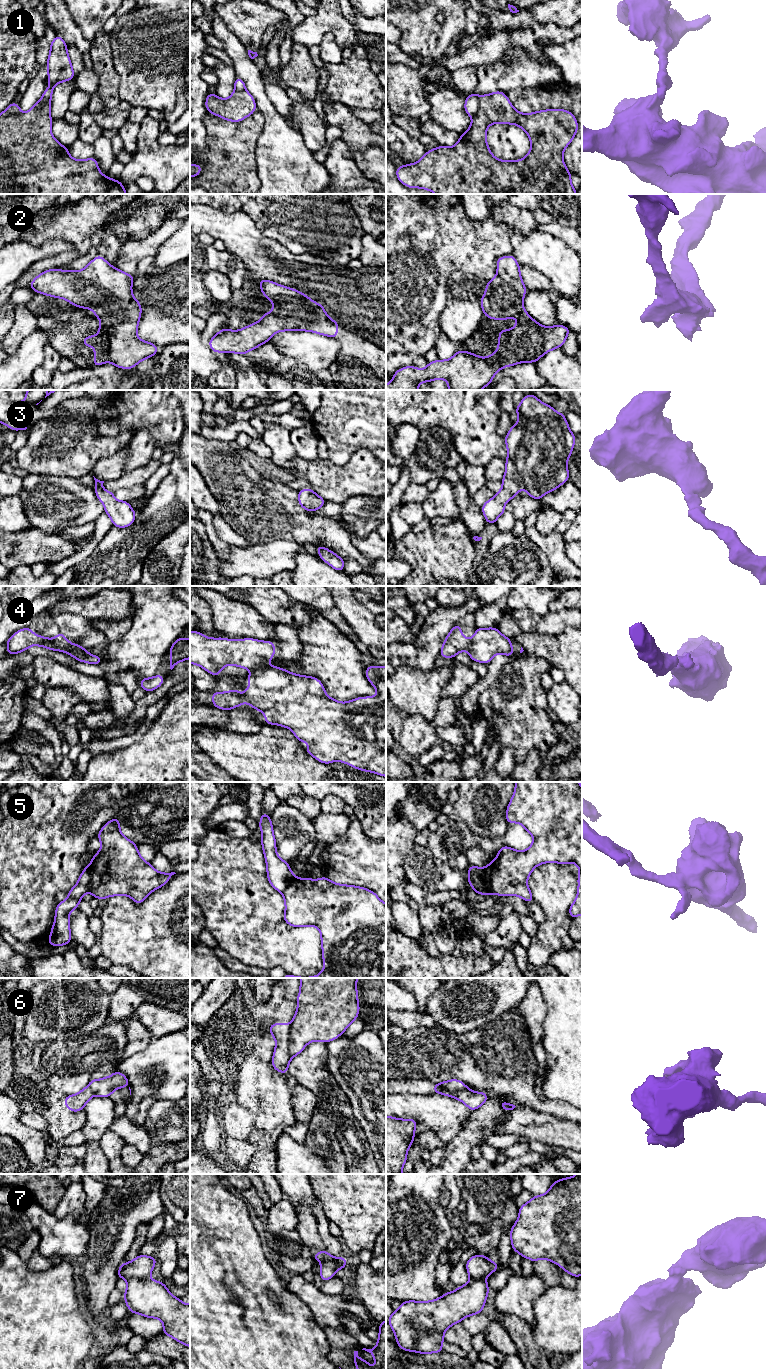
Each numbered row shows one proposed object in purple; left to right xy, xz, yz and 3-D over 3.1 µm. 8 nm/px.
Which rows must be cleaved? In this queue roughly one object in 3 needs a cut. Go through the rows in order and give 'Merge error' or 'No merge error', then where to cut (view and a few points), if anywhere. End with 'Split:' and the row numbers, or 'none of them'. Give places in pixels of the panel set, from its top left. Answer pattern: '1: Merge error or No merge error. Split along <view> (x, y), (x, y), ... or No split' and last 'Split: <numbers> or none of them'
1: Merge error. Split along yz (480, 97), (478, 111), (473, 118)
2: No merge error. No split
3: No merge error. No split
4: Merge error. Split along xz (264, 666), (253, 670)
5: Merge error. Split along yz (487, 866), (490, 872), (490, 892)
6: Merge error. Split along yz (434, 1085), (449, 1091), (461, 1091), (466, 1087)
7: Merge error. Split along xy (148, 1277), (128, 1277), (126, 1279)
Split: 1, 4, 5, 6, 7

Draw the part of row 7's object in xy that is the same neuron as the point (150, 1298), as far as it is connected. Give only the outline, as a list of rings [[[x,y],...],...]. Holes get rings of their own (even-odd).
[[[127,1278],[124,1301],[130,1313],[163,1321],[163,1334],[190,1347],[190,1304],[174,1297],[163,1282]]]

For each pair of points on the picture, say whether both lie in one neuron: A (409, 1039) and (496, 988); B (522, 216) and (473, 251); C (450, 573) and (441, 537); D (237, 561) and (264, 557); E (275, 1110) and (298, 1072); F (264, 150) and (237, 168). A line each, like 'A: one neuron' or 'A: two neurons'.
A: two neurons
B: two neurons
C: one neuron
D: one neuron
E: two neurons
F: two neurons

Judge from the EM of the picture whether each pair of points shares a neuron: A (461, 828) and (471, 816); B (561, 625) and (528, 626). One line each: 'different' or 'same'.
A: different
B: same

